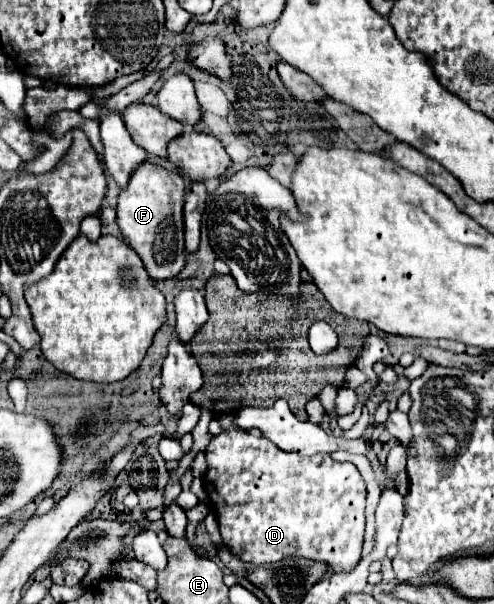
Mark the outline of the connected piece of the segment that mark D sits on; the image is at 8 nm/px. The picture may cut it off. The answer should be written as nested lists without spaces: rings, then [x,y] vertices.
[[[232,414],[220,416],[220,424],[226,430],[214,436],[206,450],[210,470],[202,480],[226,548],[242,558],[242,562],[254,566],[278,562],[286,556],[300,556],[312,562],[330,564],[330,570],[336,574],[354,570],[360,562],[366,524],[367,490],[358,468],[352,462],[336,462],[330,454],[300,456],[296,452],[284,452],[272,442],[252,438],[252,434],[240,430]]]

